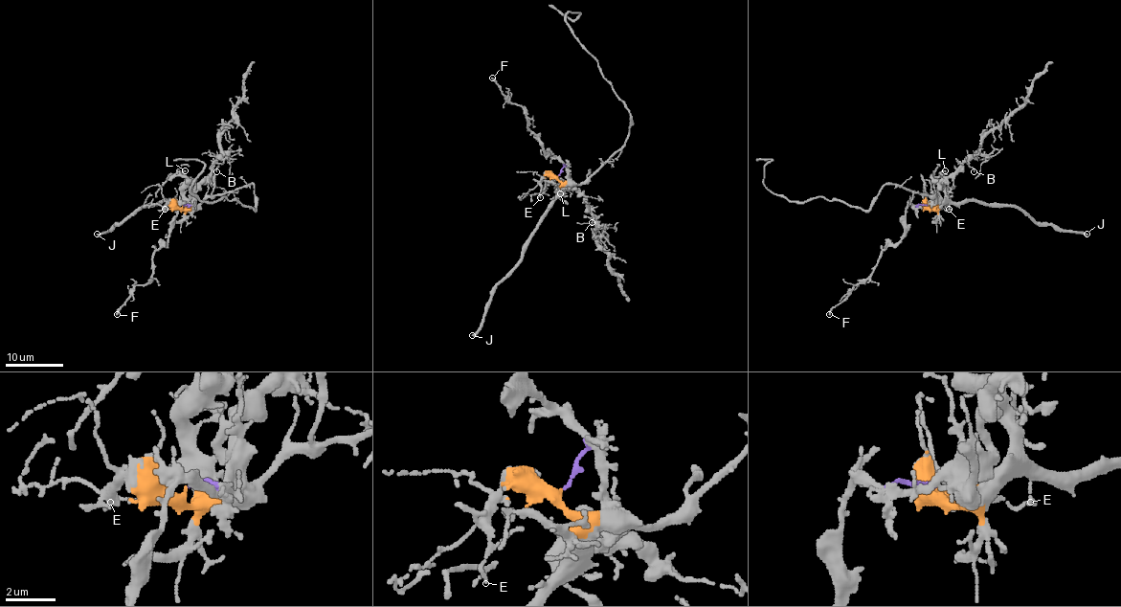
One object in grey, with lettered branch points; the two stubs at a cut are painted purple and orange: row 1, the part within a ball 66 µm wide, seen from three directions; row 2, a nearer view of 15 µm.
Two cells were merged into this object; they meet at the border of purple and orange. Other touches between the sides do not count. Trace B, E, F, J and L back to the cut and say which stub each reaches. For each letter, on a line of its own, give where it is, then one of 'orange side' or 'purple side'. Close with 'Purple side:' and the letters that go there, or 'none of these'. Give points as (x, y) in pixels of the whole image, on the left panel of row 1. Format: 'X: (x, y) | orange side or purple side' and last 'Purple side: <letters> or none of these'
B: (216, 171) | purple side
E: (165, 209) | orange side
F: (117, 314) | purple side
J: (97, 234) | orange side
L: (185, 170) | orange side
Purple side: B, F

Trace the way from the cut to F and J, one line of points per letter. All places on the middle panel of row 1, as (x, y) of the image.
F: (558, 176), (563, 163), (544, 151), (540, 140), (529, 129), (525, 110), (509, 101), (492, 78)
J: (557, 176), (560, 191), (526, 246), (522, 260), (498, 285), (482, 325), (471, 335)

